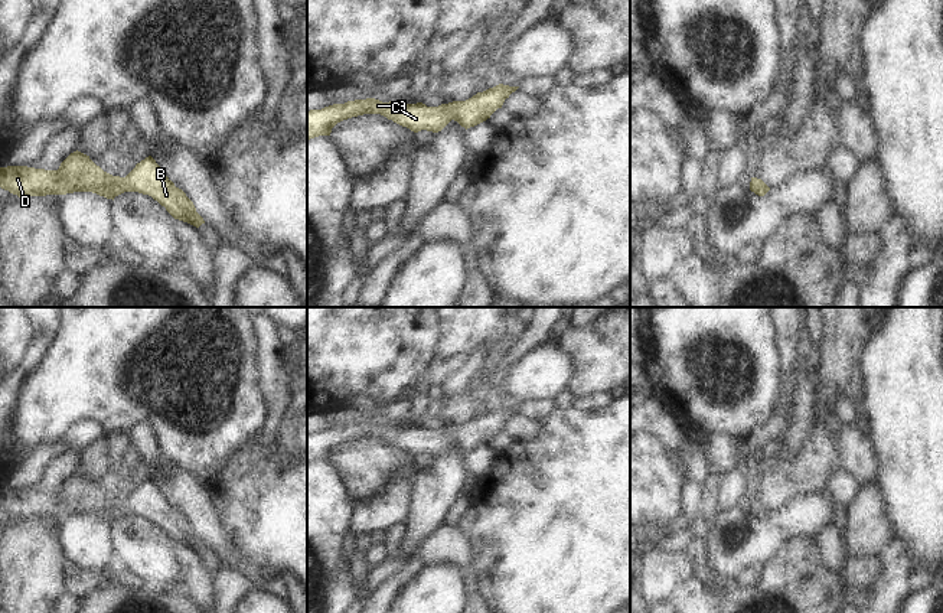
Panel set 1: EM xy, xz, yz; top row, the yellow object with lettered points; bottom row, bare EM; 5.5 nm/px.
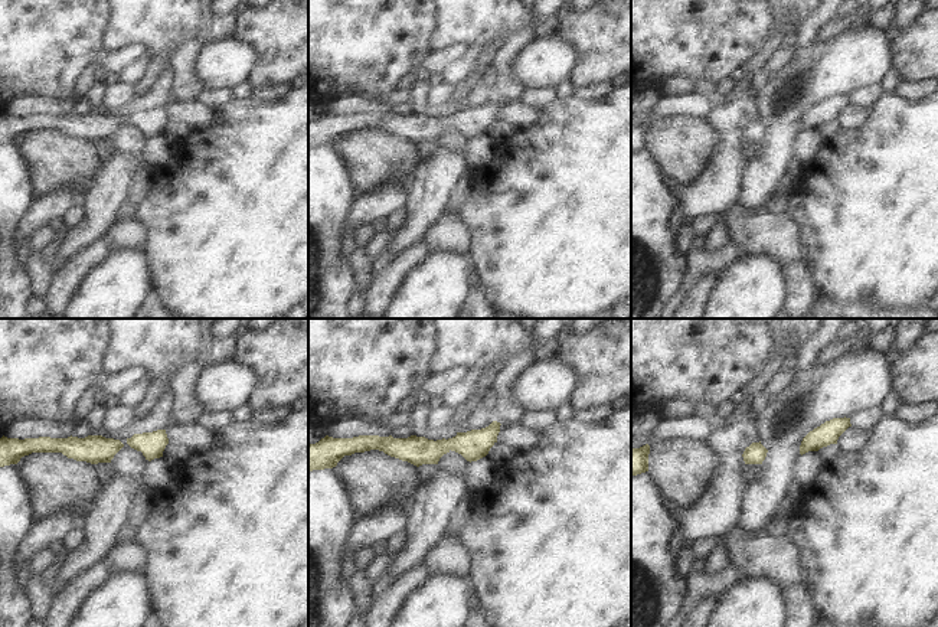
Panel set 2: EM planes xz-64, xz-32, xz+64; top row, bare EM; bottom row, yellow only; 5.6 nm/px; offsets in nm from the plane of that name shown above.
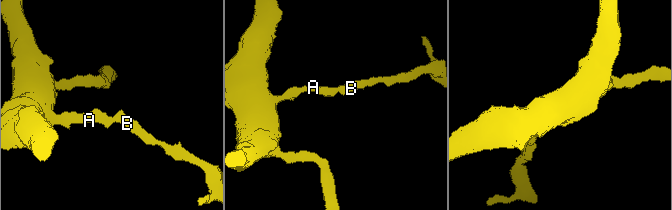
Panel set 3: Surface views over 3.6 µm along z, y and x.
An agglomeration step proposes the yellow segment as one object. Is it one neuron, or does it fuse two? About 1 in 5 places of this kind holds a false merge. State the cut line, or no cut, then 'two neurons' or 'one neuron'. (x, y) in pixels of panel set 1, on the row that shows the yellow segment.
no cut | one neuron

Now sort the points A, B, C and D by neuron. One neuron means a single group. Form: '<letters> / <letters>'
A B C D

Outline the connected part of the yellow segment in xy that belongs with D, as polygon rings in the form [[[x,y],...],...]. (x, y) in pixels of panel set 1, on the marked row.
[[[76,150],[58,170],[0,167],[0,188],[19,198],[92,192],[114,200],[124,192],[138,192],[157,200],[174,219],[196,228],[205,224],[193,202],[174,186],[151,156],[137,163],[125,177],[120,177],[104,172],[89,156]]]

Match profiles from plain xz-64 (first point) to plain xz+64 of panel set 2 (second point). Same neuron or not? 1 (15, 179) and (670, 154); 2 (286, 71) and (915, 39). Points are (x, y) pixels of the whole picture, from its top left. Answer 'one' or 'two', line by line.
1: two
2: one

